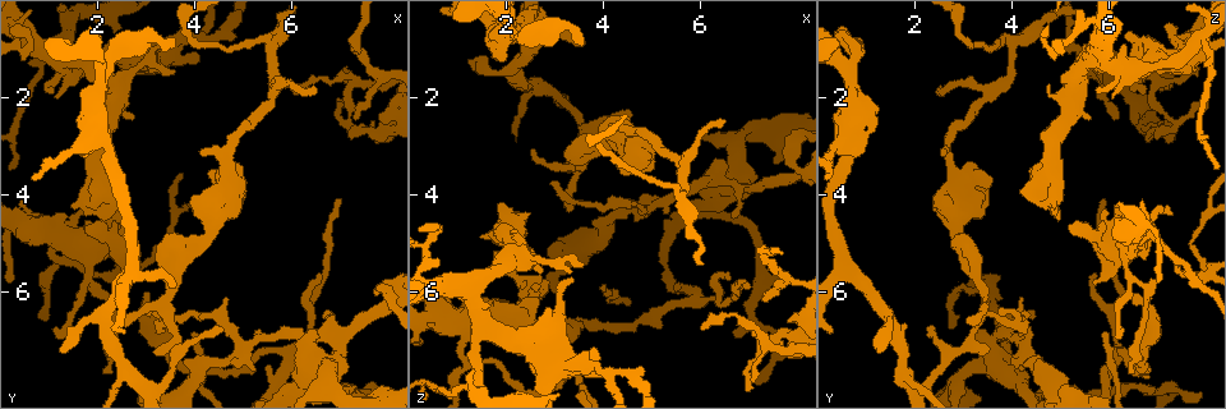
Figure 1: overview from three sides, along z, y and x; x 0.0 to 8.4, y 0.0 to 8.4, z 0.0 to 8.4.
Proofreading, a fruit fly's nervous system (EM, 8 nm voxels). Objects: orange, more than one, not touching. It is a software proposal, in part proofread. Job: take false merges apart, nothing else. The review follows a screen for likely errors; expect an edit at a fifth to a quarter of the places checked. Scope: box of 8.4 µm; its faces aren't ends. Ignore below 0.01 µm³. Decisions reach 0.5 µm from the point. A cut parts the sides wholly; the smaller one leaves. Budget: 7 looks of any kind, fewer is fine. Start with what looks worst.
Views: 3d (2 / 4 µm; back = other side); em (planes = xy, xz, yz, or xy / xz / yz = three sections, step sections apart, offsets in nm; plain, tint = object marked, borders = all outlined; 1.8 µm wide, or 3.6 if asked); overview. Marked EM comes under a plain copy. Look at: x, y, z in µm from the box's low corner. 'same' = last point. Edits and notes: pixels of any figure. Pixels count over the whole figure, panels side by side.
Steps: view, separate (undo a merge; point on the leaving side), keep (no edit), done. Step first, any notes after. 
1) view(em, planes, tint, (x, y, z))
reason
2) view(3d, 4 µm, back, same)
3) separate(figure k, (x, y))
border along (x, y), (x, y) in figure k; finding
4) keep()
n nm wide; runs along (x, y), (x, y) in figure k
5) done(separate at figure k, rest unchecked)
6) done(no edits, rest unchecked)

view(3d, 2 µm, (7.30, 2.65, 7.15))
arms part here

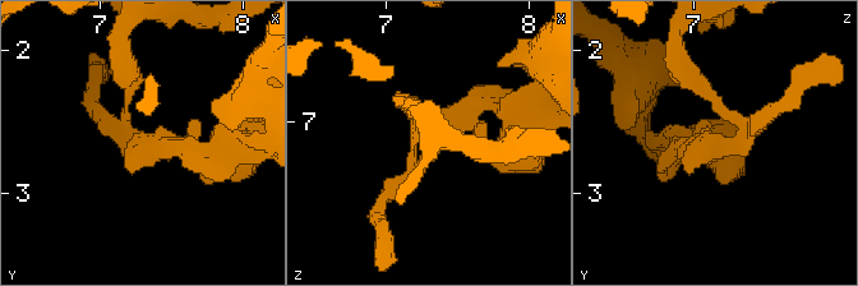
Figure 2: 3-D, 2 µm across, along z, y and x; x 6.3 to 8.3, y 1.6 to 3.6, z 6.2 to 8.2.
view(em, planes, tint, (7.32, 2.68, 7.12))

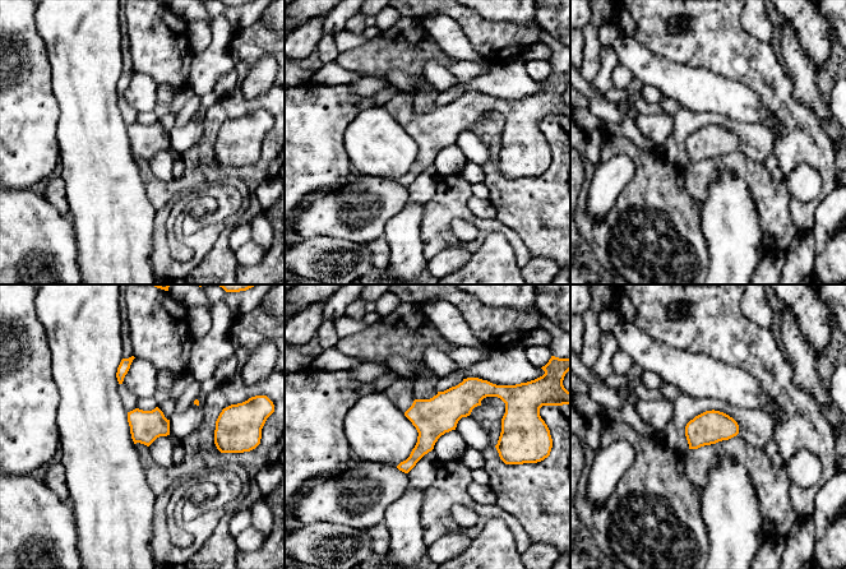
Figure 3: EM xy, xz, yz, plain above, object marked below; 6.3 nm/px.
keep()
200 nm wide; continuous, no second cell

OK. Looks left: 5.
view(em, planes, tint, (5.00, 7.15, 4.25))
side arm on a straight run

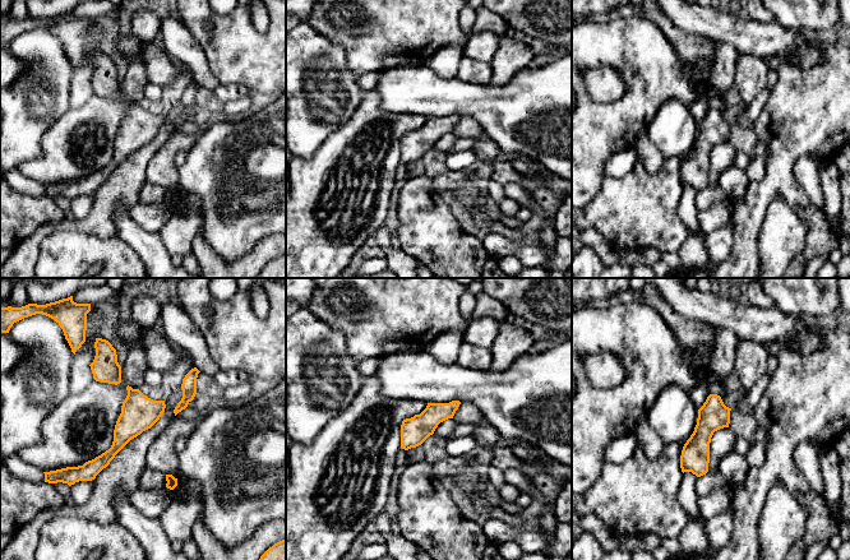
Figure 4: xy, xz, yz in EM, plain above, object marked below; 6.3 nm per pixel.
keep()
180 nm wide; all the same cell

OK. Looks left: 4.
view(em, xy, step 16, tint, (4.05, 0.75, 7.60))

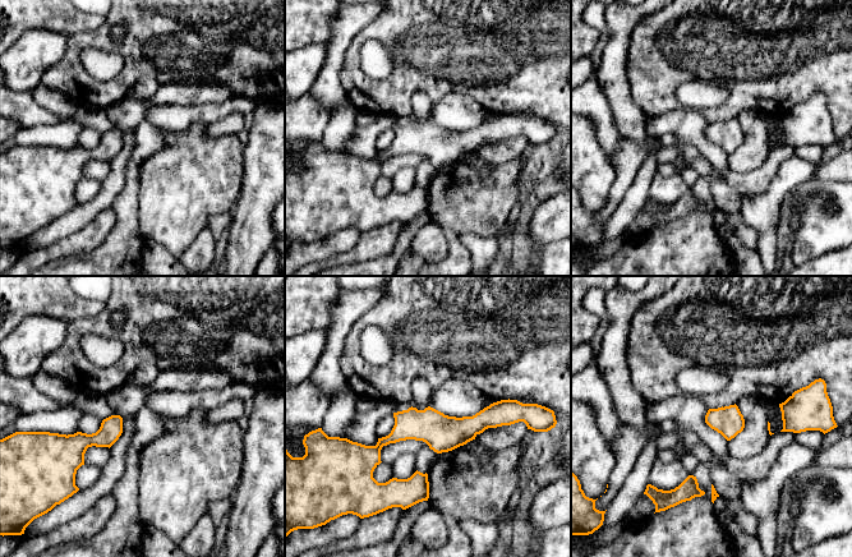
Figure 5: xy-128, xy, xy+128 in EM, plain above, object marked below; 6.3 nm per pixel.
view(em, planes, borders, same)

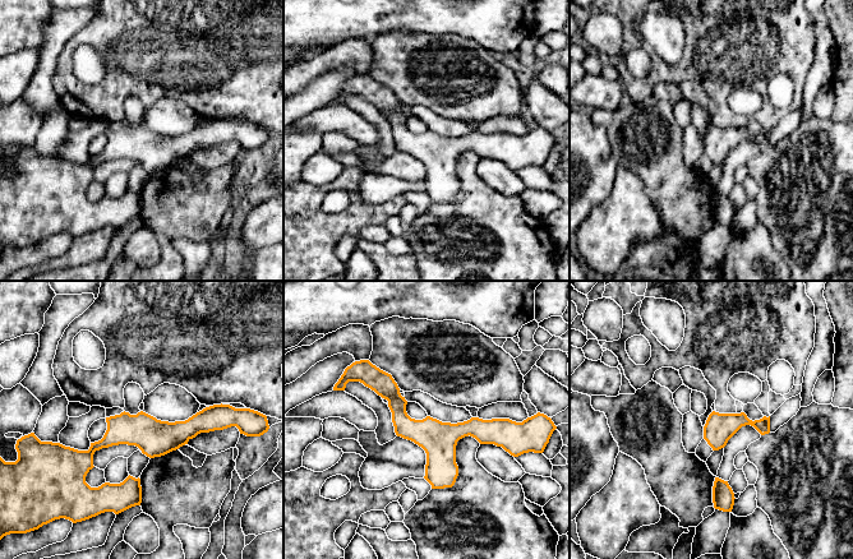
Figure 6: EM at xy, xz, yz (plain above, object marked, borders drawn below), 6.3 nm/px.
keep()
one cell here

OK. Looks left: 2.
done(no edits, rest unchecked)

